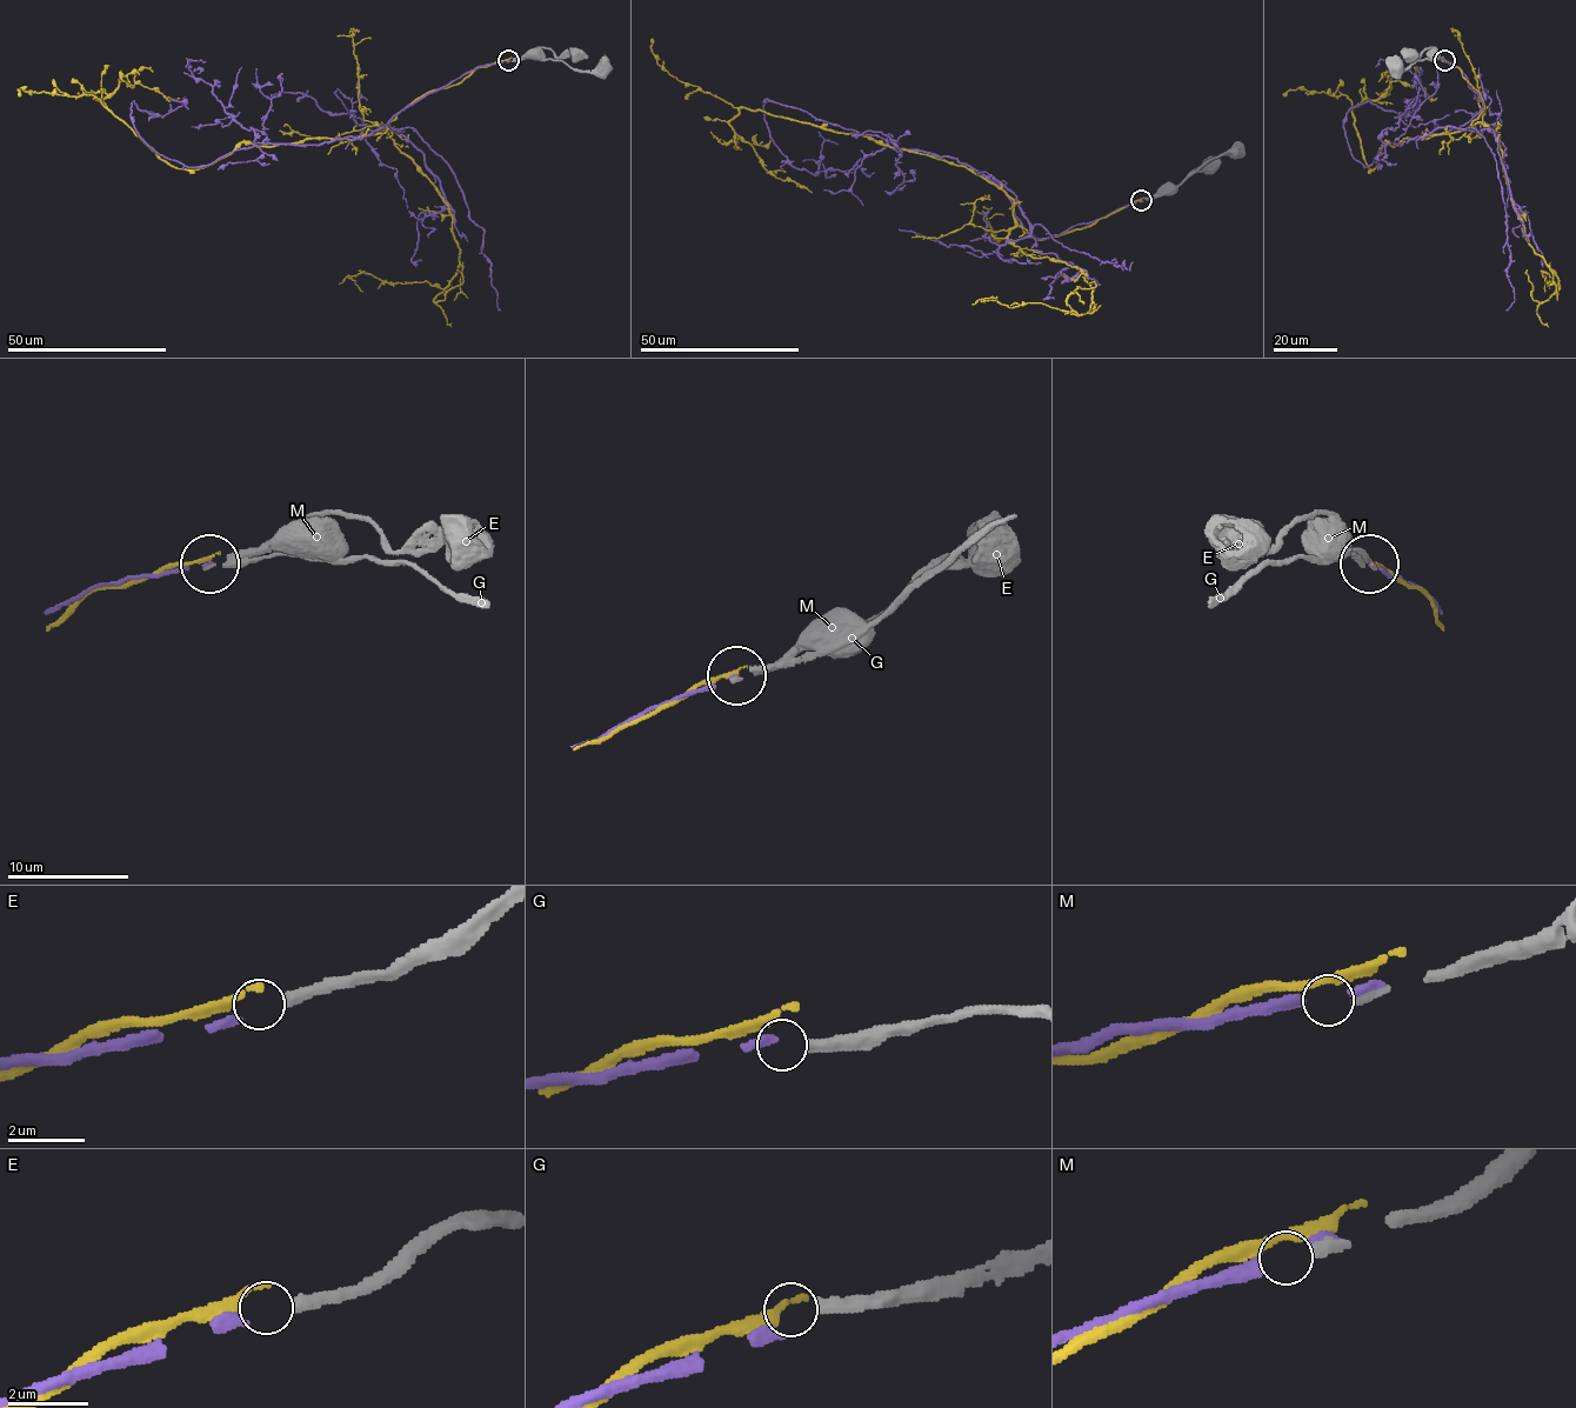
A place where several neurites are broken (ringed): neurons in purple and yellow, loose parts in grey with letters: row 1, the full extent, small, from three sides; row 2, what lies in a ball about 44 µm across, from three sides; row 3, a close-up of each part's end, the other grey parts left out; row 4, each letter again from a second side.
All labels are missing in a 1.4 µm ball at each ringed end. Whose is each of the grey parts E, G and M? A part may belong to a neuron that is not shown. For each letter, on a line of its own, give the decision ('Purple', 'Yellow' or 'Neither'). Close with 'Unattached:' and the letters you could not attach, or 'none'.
E: Purple
G: Neither
M: Neither
Unattached: G, M

